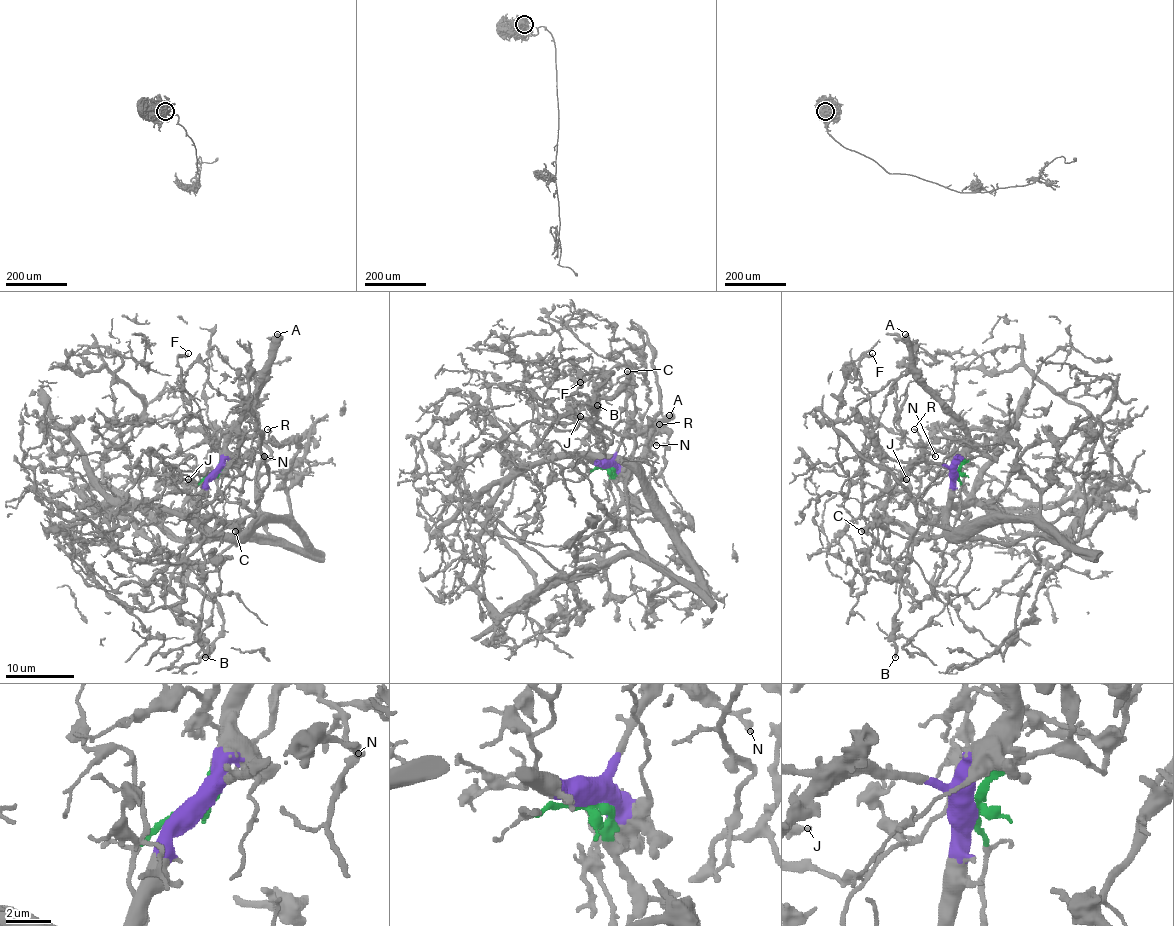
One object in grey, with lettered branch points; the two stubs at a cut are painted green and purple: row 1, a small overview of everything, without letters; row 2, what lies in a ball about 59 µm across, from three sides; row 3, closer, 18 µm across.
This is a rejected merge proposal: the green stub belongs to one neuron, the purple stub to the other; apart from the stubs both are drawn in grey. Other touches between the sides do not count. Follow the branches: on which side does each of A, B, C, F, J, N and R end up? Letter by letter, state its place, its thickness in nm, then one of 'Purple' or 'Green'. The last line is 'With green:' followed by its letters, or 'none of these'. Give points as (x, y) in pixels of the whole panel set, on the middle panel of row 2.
A: Place: (669, 415). Thickness 600 nm. Purple
B: Place: (597, 405). Thickness 360 nm. Purple
C: Place: (627, 371). Thickness 550 nm. Purple
F: Place: (580, 382). Thickness 200 nm. Green
J: Place: (580, 416). Thickness 190 nm. Green
N: Place: (656, 445). Thickness 160 nm. Purple
R: Place: (659, 424). Thickness 200 nm. Green
With green: F, J, R

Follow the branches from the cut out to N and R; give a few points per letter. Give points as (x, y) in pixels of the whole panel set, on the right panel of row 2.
N: (958, 472), (946, 465), (918, 458), (925, 453), (935, 457)
R: (958, 472), (987, 450), (987, 438), (976, 434), (968, 441), (935, 438), (925, 445), (913, 429)

